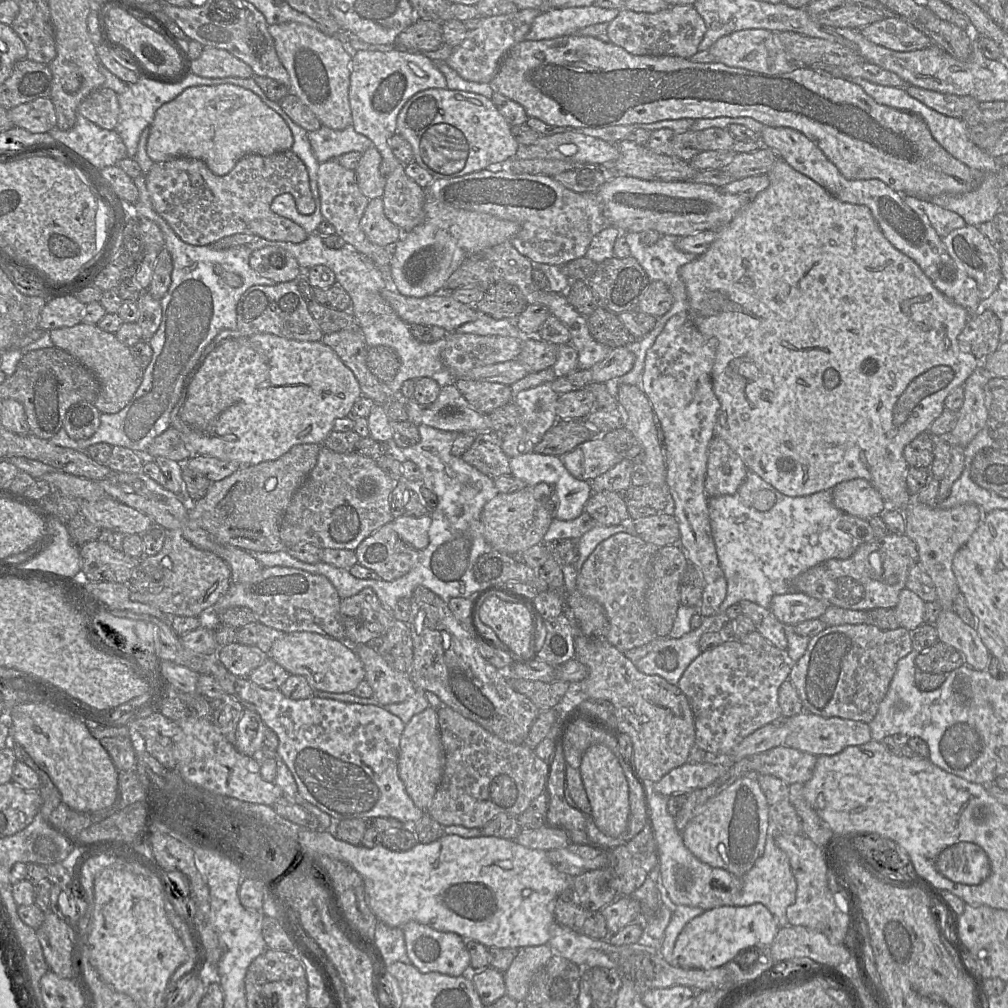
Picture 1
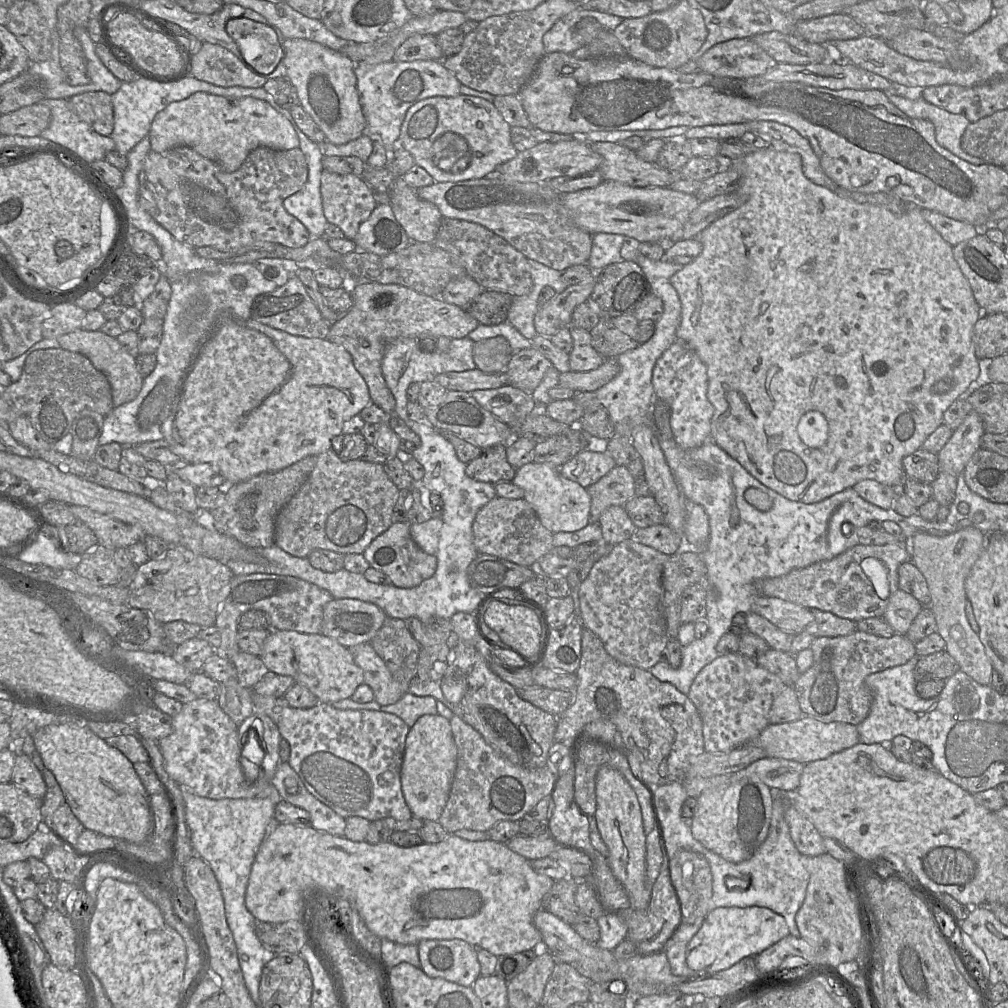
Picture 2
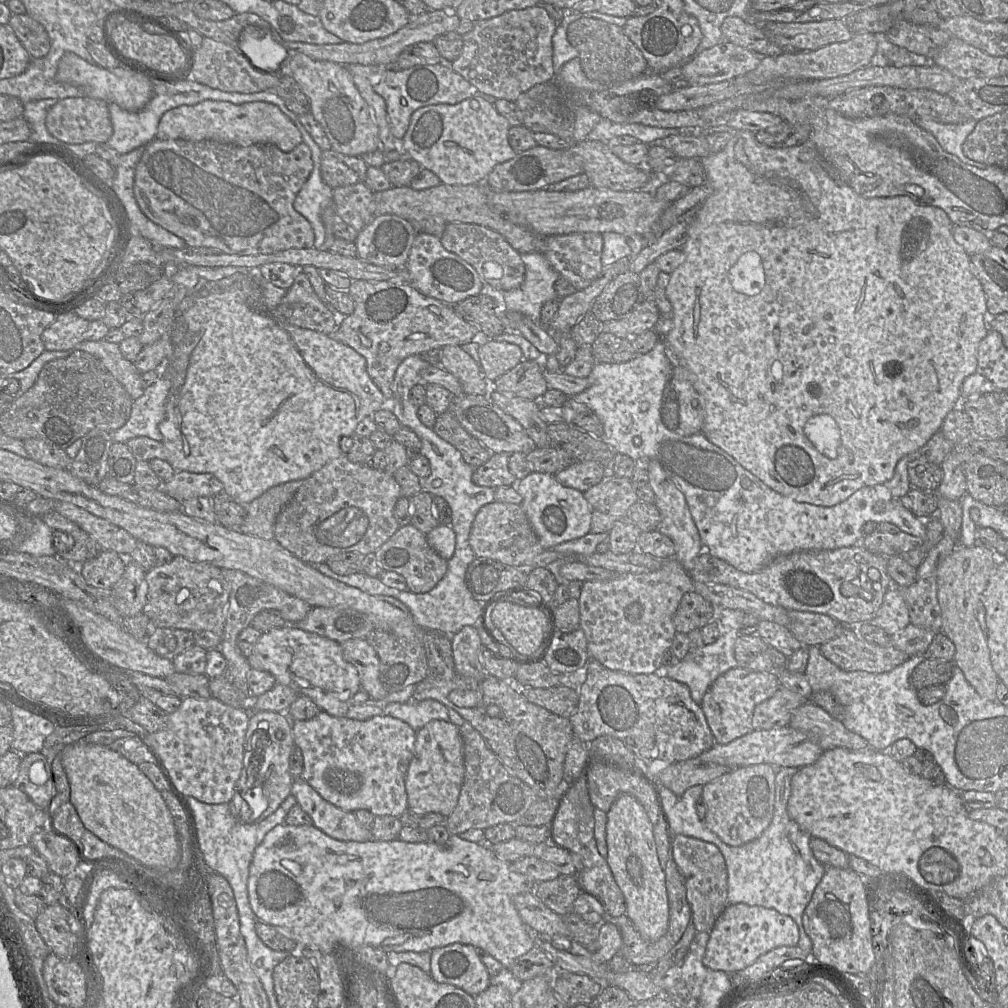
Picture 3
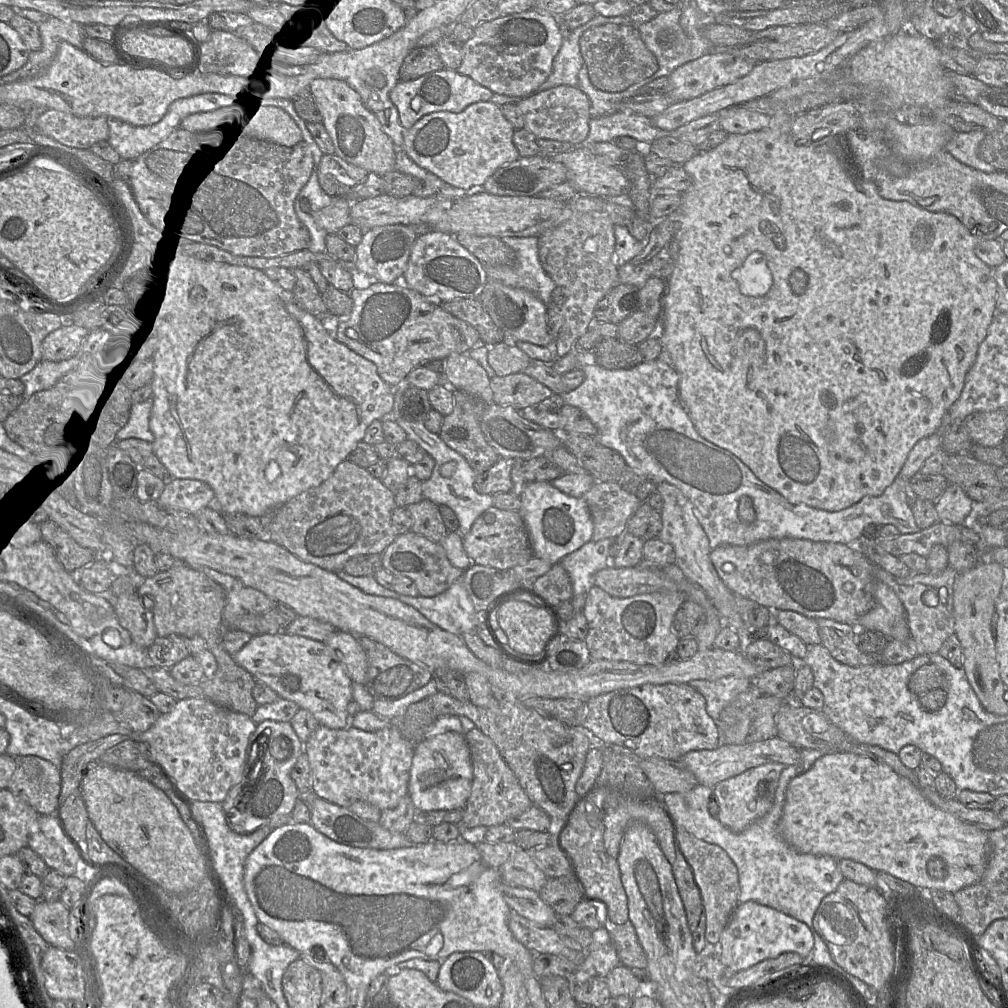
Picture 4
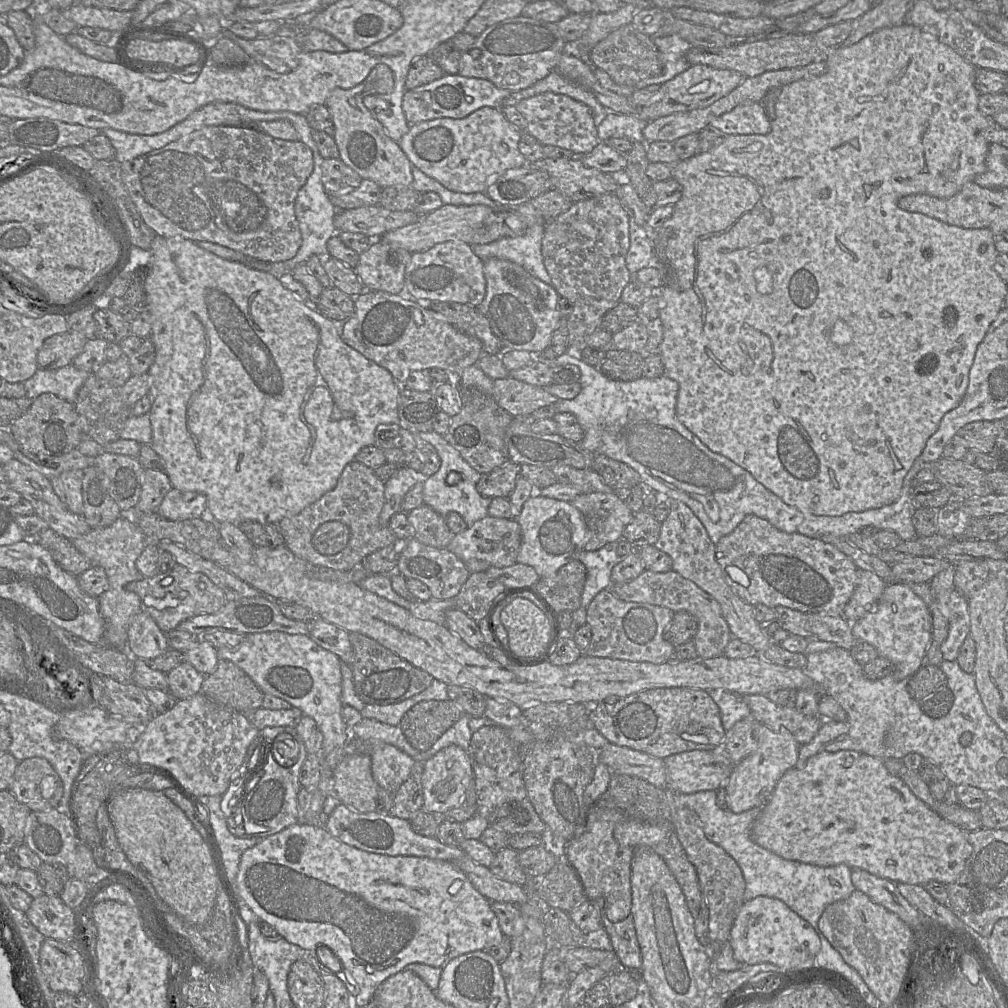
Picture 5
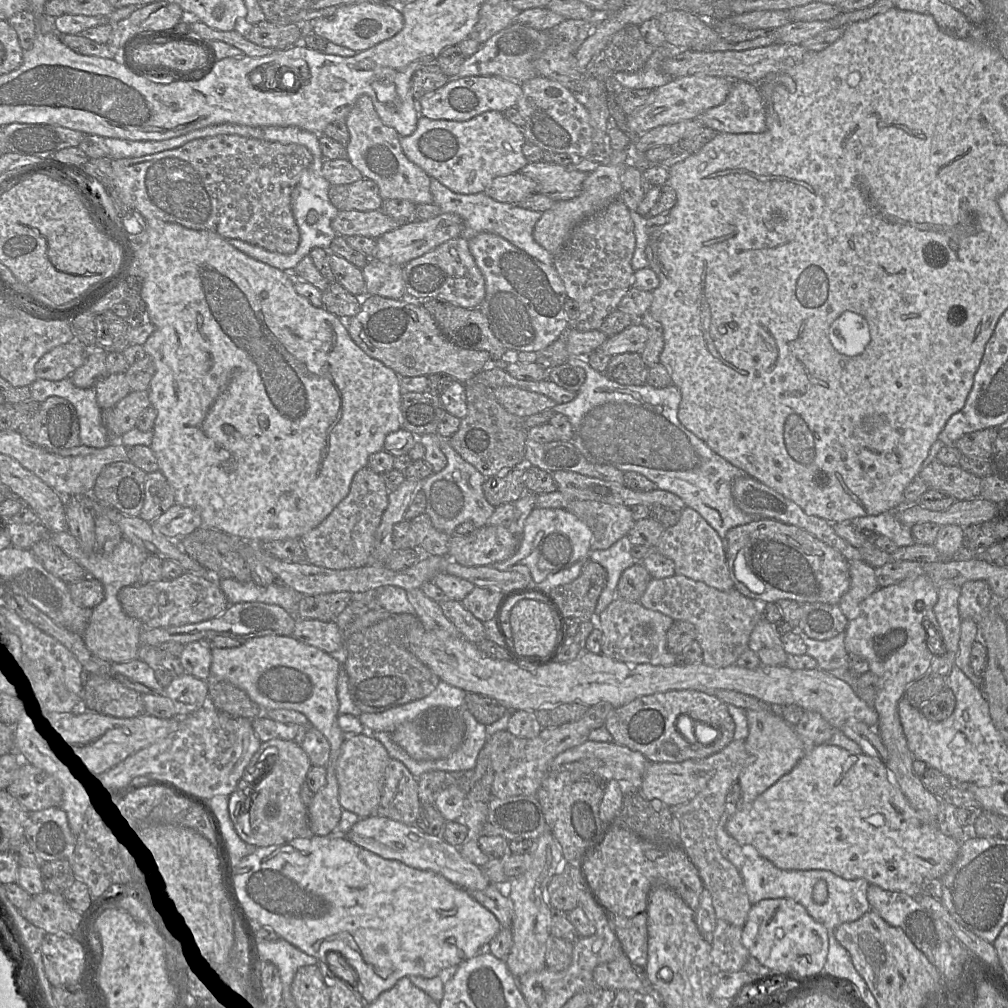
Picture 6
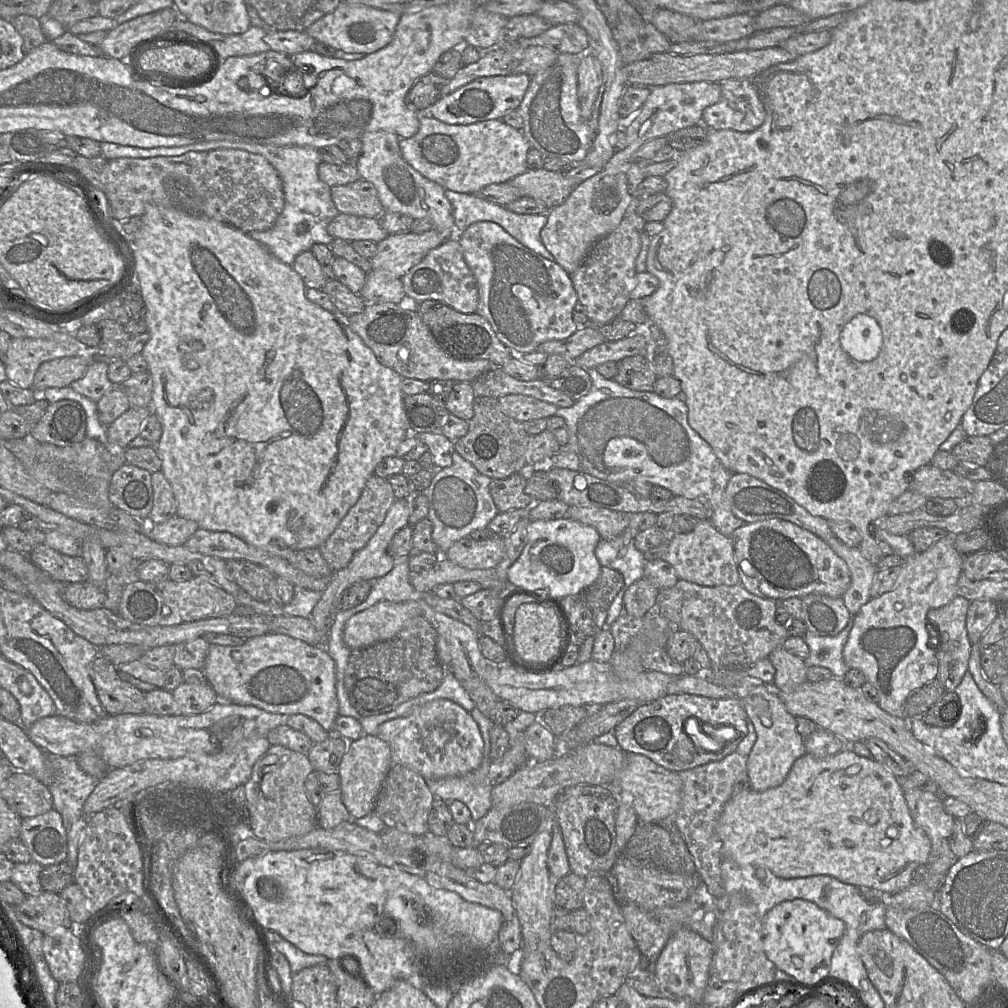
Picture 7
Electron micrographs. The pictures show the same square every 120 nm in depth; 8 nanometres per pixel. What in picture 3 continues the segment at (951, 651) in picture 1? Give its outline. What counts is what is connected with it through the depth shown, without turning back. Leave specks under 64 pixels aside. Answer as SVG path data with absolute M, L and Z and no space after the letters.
M926 658L914 668L910 682L916 690L933 685L947 685L952 677L953 667L954 661Z

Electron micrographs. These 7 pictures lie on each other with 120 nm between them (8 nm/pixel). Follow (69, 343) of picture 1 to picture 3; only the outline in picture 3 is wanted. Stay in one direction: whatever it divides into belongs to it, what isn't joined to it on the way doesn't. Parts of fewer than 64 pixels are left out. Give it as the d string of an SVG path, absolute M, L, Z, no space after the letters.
M104 339L83 340L75 346L75 349L97 357L114 378L123 385L133 401L142 396L144 388L141 385L141 373L138 372L133 362L123 357L118 344Z

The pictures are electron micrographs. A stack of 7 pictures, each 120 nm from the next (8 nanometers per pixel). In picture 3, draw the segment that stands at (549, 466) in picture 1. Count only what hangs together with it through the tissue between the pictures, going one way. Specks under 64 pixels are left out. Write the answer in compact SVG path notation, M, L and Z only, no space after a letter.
M533 471L518 480L515 489L522 496L522 507L545 549L591 532L592 514L584 493L562 485L555 475Z

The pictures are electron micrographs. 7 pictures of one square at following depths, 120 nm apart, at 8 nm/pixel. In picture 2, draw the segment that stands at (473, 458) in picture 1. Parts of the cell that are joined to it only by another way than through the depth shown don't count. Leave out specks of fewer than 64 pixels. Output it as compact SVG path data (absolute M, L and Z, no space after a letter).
M498 444L482 449L480 456L466 465L466 474L477 481L495 485L512 482L516 469L507 460L506 445Z

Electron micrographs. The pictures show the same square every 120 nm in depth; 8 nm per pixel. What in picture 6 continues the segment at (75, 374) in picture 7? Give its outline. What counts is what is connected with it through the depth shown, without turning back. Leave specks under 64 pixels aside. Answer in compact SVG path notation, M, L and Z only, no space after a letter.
M76 339L52 348L35 365L37 378L57 381L70 377L86 361L88 349Z

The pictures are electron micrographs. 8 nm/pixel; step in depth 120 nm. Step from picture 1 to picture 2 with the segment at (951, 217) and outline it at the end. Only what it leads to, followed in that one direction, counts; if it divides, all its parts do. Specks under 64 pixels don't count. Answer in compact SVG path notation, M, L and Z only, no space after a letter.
M922 208L921 213L925 220L953 247L974 238L980 231L983 231L972 224L949 218L930 209Z

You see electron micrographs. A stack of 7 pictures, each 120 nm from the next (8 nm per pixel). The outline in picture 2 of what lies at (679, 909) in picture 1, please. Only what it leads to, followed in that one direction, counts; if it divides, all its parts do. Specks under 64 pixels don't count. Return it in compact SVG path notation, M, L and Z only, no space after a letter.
M697 918L693 923L684 923L682 922L676 931L673 933L672 937L665 944L665 953L670 965L670 969L672 974L676 976L682 976L686 978L698 978L699 976L707 976L707 975L699 975L694 970L692 970L686 962L686 948L689 941L692 937L697 933L700 929L704 918Z

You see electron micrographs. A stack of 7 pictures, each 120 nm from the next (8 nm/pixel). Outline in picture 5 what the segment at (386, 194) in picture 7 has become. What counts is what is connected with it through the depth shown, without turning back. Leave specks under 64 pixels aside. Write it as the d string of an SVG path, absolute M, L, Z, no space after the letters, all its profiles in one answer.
M377 64L367 77L351 89L334 89L328 96L325 106L328 108L334 123L334 140L337 144L340 159L357 172L362 179L371 179L381 188L394 185L411 185L413 182L412 164L403 152L399 143L385 133L383 125L372 115L363 104L364 96L368 94L387 94L394 88L393 73L385 64Z

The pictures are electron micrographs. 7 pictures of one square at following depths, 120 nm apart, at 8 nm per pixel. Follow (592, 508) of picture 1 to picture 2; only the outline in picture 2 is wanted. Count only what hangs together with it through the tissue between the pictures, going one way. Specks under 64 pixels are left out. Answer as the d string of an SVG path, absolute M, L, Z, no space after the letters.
M610 506L601 515L599 524L603 539L609 545L616 545L634 538L637 529L624 506Z

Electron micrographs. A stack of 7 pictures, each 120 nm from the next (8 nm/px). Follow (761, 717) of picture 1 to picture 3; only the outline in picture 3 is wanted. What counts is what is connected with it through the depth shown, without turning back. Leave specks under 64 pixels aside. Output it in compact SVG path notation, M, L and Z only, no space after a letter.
M741 665L720 675L709 687L700 704L716 744L728 744L752 732L755 707L772 697L780 687L776 675L752 671Z

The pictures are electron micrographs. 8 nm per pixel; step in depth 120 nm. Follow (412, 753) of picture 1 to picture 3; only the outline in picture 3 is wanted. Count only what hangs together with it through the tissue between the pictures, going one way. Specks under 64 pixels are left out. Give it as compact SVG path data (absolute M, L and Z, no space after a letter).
M432 720L416 732L414 755L405 778L409 808L448 817L457 805L464 777L464 744L459 727L450 721Z

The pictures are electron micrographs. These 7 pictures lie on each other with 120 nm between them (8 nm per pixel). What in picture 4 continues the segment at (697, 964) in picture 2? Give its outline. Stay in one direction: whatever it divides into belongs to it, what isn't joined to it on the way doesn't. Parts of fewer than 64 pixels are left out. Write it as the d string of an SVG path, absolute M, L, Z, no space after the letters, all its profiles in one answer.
M749 900L737 905L718 943L714 945L724 966L730 972L738 972L765 959L776 958L785 952L798 953L805 959L813 949L814 938L805 923L775 908Z

